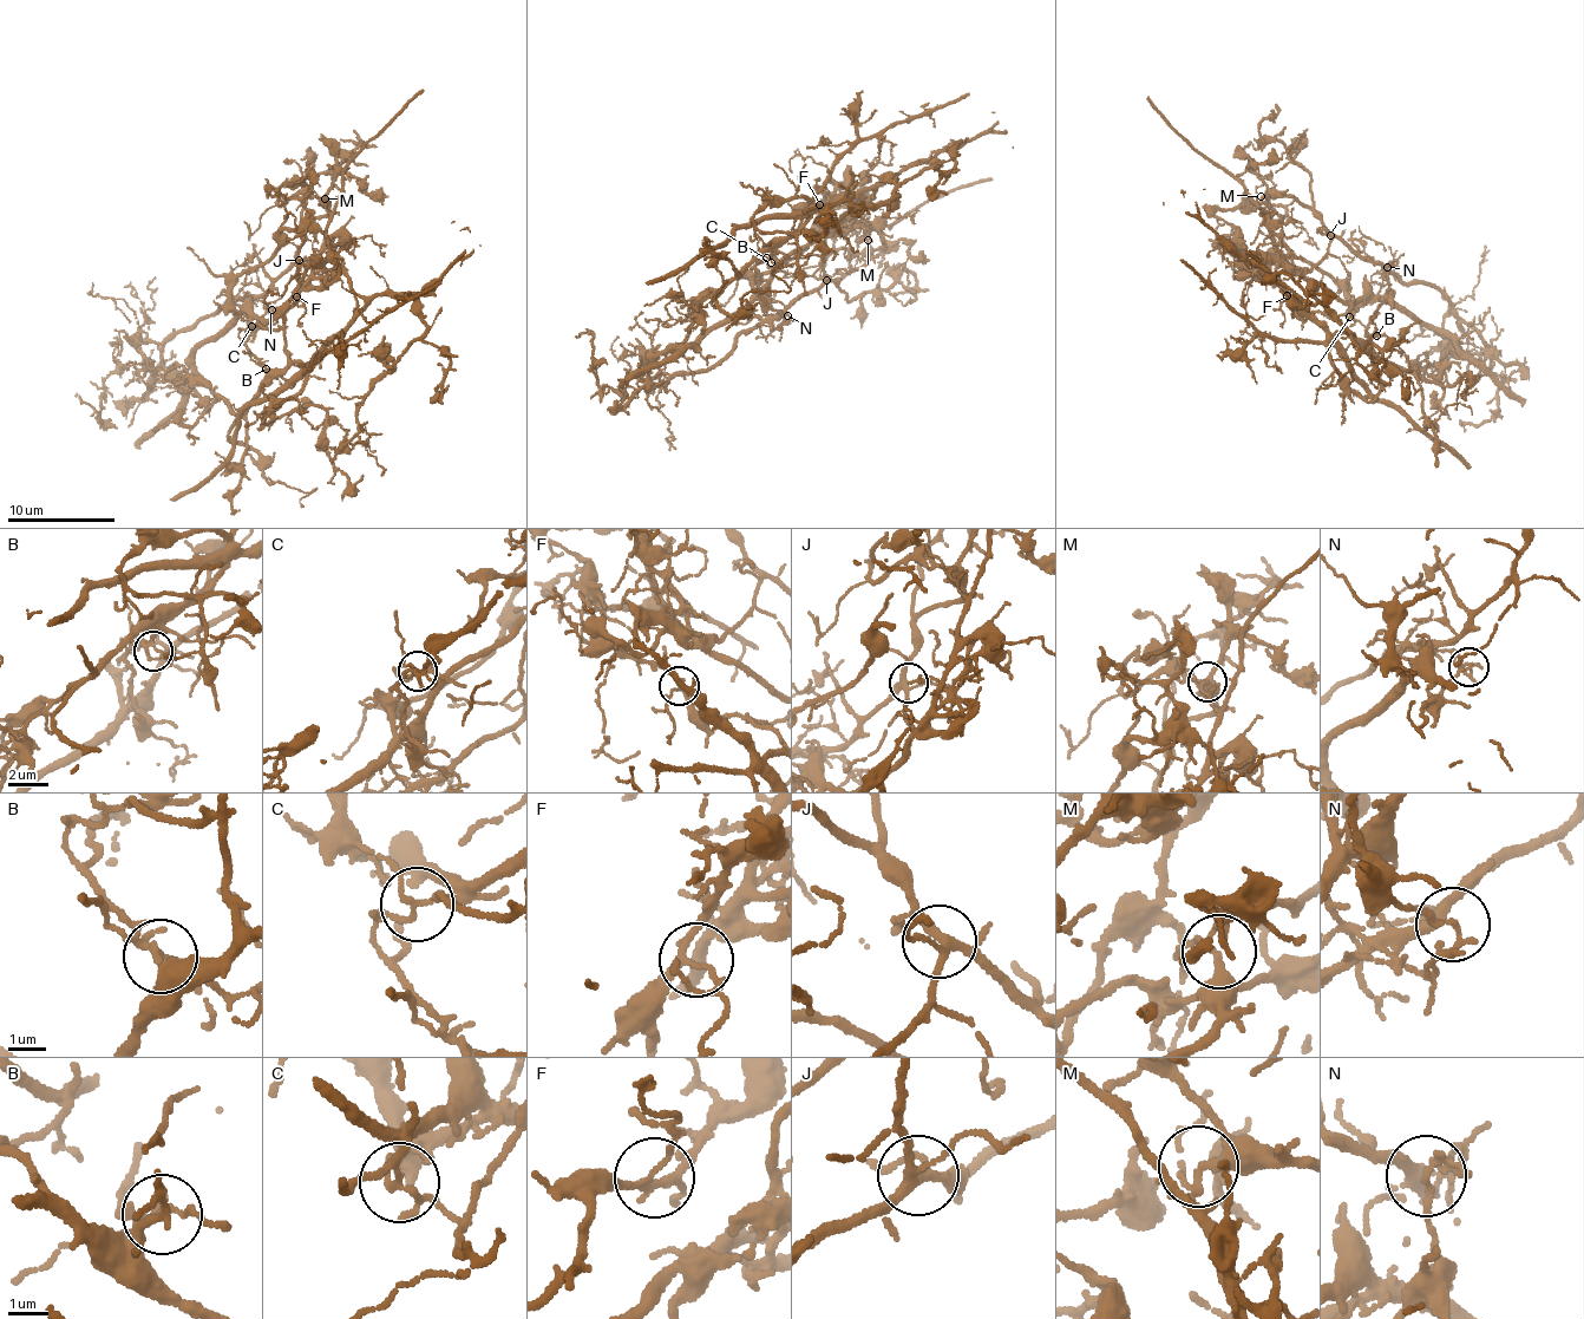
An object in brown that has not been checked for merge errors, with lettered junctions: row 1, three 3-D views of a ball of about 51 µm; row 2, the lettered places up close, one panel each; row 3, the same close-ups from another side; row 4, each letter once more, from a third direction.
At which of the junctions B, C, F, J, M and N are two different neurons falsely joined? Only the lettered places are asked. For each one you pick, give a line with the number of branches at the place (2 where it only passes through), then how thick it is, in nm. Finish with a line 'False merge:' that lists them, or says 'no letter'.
C: branches 5; calibre 140 nm
M: branches 3; calibre 180 nm
N: branches 3; calibre 110 nm
False merge: C, M, N

